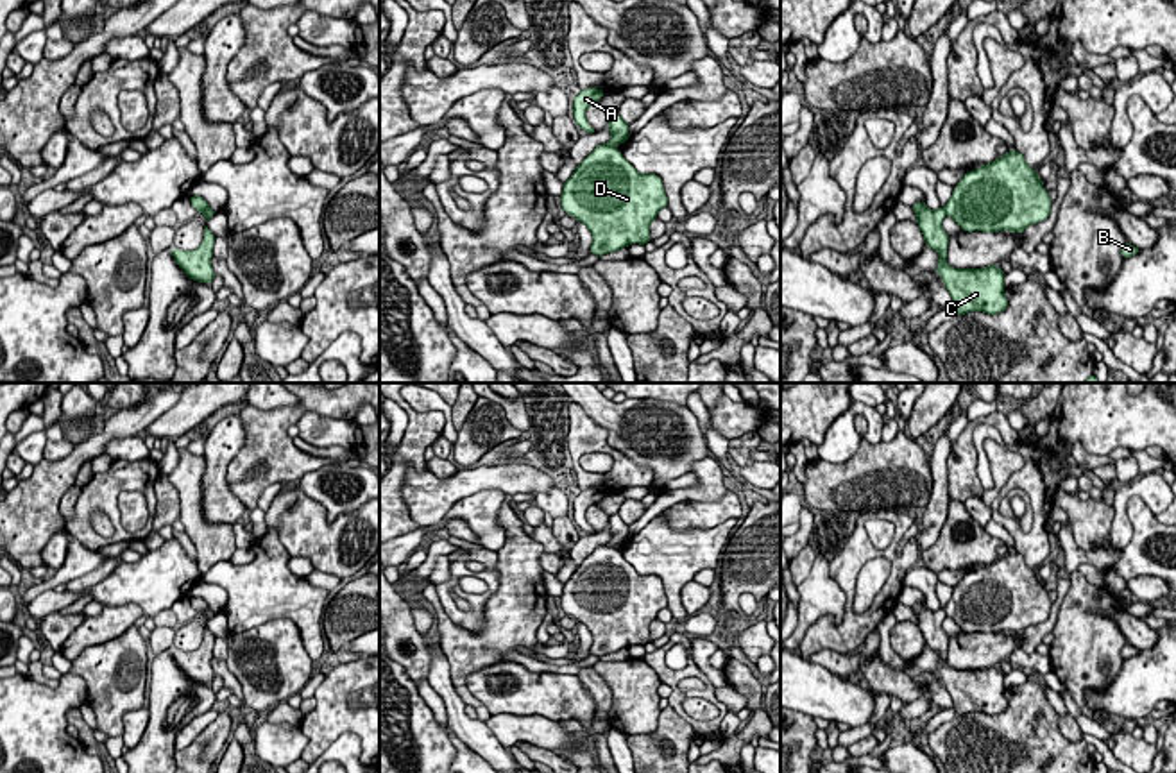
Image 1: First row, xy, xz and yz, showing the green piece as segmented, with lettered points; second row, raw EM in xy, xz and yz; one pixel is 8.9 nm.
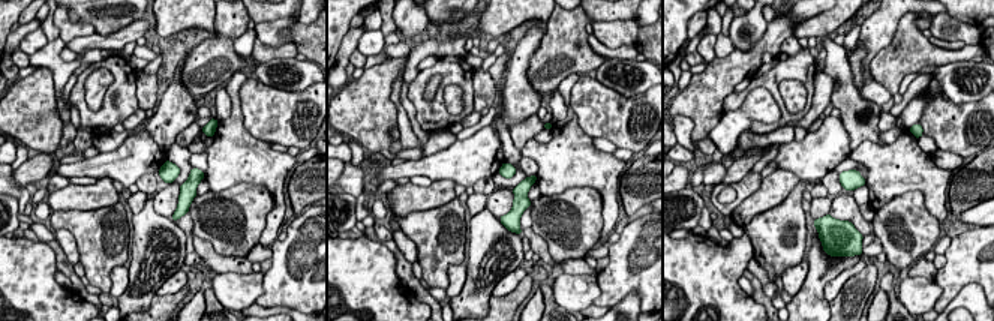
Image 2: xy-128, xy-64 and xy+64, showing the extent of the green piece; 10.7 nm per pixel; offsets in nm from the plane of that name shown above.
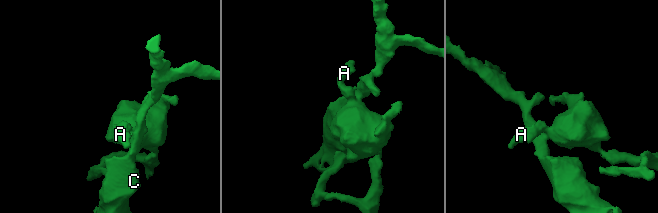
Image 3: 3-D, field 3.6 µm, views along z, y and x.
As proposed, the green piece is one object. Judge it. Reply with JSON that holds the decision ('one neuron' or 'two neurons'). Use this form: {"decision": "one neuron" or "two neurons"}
{"decision": "two neurons"}

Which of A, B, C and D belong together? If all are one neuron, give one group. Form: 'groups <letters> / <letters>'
groups A B D / C

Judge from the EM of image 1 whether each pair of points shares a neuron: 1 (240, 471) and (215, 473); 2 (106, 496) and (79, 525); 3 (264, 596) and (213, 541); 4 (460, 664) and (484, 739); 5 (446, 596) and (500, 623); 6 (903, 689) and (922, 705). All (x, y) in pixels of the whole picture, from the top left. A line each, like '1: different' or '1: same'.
1: different
2: same
3: different
4: different
5: different
6: different

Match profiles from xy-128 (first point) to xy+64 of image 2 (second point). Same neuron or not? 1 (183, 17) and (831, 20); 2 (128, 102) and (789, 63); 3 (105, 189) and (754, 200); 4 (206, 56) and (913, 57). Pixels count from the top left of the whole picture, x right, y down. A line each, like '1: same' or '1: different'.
1: same
2: same
3: same
4: same

